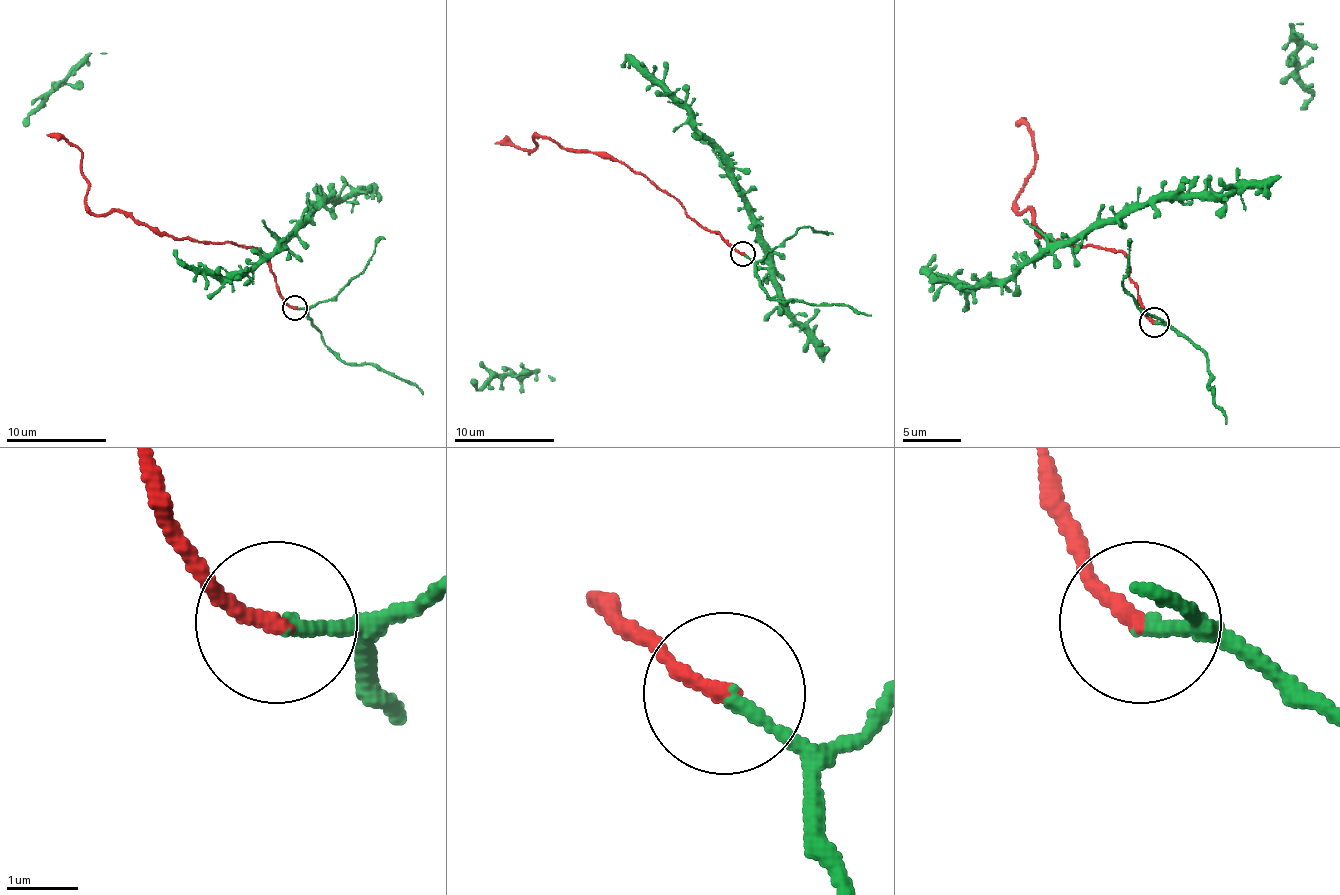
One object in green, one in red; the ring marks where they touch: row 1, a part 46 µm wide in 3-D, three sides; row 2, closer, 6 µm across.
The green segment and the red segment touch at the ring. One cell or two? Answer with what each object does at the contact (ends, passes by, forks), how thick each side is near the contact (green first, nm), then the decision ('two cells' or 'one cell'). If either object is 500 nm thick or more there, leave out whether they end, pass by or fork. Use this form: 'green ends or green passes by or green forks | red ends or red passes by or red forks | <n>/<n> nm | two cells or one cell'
green ends | red ends | 170/240 nm | one cell

